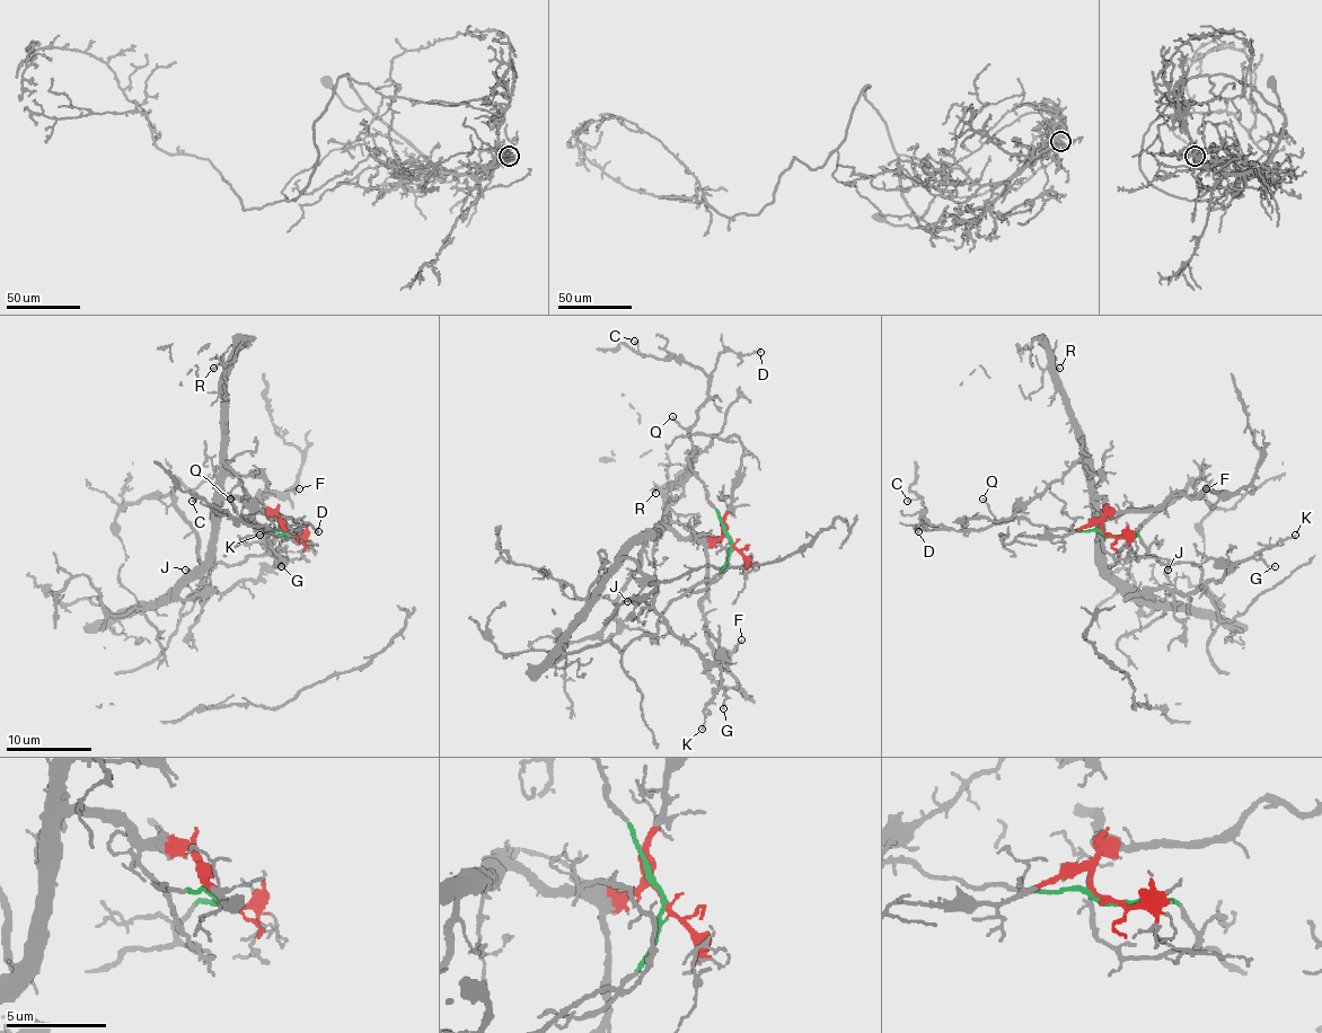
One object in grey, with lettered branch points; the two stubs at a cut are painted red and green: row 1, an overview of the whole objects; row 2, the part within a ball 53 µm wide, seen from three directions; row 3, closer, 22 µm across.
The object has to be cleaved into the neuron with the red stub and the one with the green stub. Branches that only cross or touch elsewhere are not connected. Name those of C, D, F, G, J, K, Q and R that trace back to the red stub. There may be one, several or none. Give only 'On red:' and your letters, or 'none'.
On red: F, G, J, K, R

